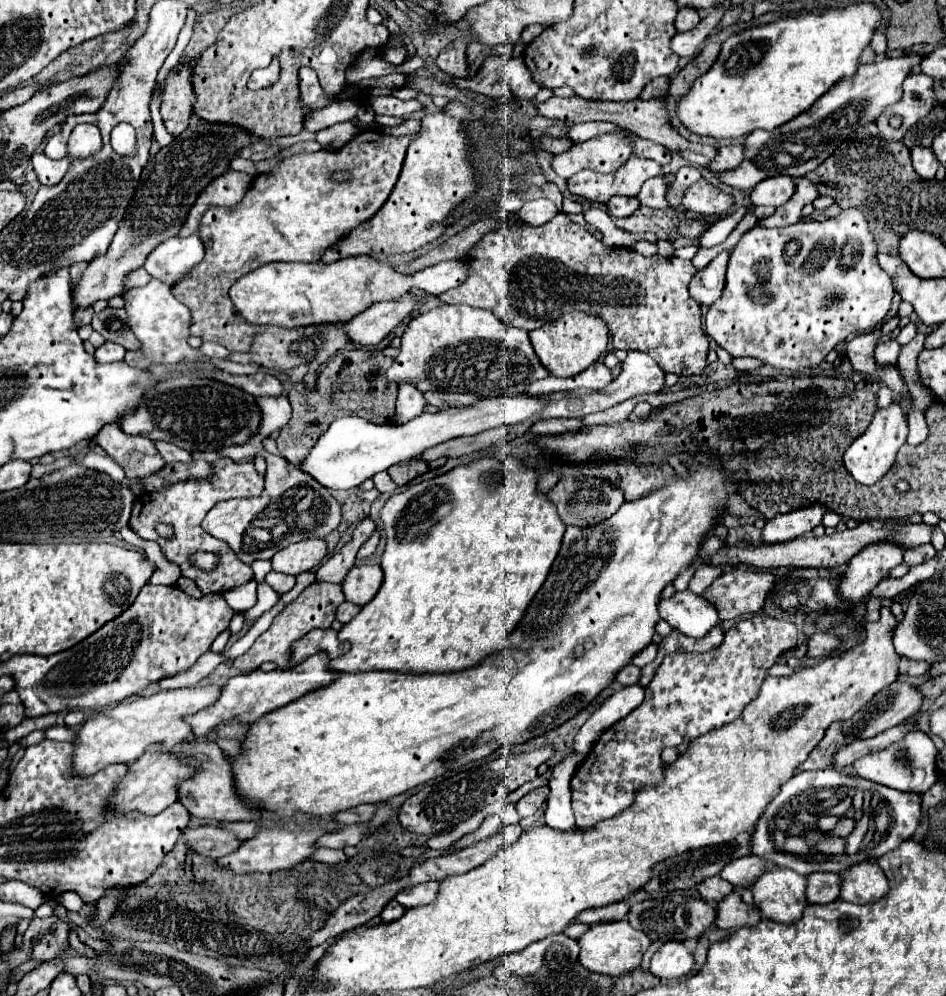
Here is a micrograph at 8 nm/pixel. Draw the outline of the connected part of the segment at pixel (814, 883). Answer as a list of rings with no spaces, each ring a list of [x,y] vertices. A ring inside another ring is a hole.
[[[812,873],[808,877],[808,887],[806,887],[806,899],[810,903],[830,903],[840,897],[840,875],[838,873]]]

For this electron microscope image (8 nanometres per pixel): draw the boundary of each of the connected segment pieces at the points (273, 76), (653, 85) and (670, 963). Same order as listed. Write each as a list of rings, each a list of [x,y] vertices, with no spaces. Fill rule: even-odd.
[[[260,69],[254,71],[250,77],[250,89],[260,89],[260,87],[270,87],[278,81],[280,69]]]
[[[656,77],[654,81],[650,81],[646,85],[646,89],[642,91],[642,99],[648,101],[648,99],[658,99],[658,97],[664,97],[666,89],[668,89],[668,77]]]
[[[668,941],[654,955],[650,963],[650,971],[660,979],[682,979],[694,967],[692,953],[684,947],[684,943]]]

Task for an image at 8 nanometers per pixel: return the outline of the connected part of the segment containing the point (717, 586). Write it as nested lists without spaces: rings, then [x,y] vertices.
[[[726,569],[704,593],[718,609],[722,621],[746,613],[758,613],[776,585],[776,575],[768,571]]]

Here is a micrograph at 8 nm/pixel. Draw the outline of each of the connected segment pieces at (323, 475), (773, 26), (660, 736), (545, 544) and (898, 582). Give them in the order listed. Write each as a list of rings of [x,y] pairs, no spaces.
[[[490,397],[482,399],[468,407],[442,409],[438,413],[422,413],[406,425],[374,425],[362,417],[342,417],[336,419],[330,429],[318,439],[314,449],[308,453],[302,471],[312,475],[328,489],[350,489],[358,487],[364,479],[376,475],[378,471],[386,471],[388,467],[408,461],[410,457],[418,457],[424,449],[444,443],[452,437],[474,435],[492,427],[520,423],[540,411],[544,405],[542,397]]]
[[[852,1],[846,7],[830,7],[824,15],[776,19],[766,25],[744,29],[722,43],[720,55],[712,69],[696,77],[688,93],[678,101],[676,115],[690,133],[712,139],[738,139],[756,129],[772,131],[806,111],[838,79],[856,73],[860,51],[870,43],[880,19],[880,9],[876,9],[872,3]]]
[[[750,615],[736,621],[724,635],[724,641],[708,653],[674,653],[666,655],[662,665],[656,669],[654,679],[646,687],[646,697],[634,713],[628,713],[622,721],[614,723],[604,731],[598,743],[592,747],[590,755],[572,777],[572,811],[576,817],[576,827],[590,827],[600,819],[614,817],[632,803],[632,795],[640,785],[654,785],[662,781],[662,759],[660,753],[664,747],[678,747],[690,743],[692,739],[718,729],[740,717],[742,709],[758,695],[760,685],[766,677],[766,671],[778,661],[784,649],[794,649],[798,639],[796,625],[780,621],[768,615]]]
[[[480,457],[468,465],[458,465],[450,469],[448,473],[438,475],[434,479],[410,485],[406,491],[392,495],[384,503],[380,511],[380,519],[384,523],[384,533],[386,533],[386,547],[380,561],[380,567],[384,571],[384,583],[380,591],[376,593],[376,597],[368,605],[364,605],[362,611],[350,623],[346,623],[340,629],[338,637],[350,641],[352,647],[342,657],[332,659],[330,669],[342,671],[342,673],[358,673],[358,671],[370,671],[370,669],[382,669],[382,671],[392,669],[392,671],[412,671],[412,673],[450,673],[450,671],[462,671],[462,669],[474,667],[480,663],[482,657],[502,651],[502,645],[506,645],[508,633],[522,619],[528,603],[546,581],[546,575],[558,555],[564,529],[566,529],[566,525],[558,517],[554,503],[548,499],[548,495],[540,493],[538,489],[538,473],[530,467],[524,467],[514,457],[508,457],[502,465],[514,465],[514,469],[510,469],[510,473],[502,477],[502,481],[500,481],[500,461],[496,457]]]
[[[918,565],[916,567],[910,567],[910,571],[908,571],[908,575],[904,575],[902,579],[884,579],[874,591],[872,591],[872,595],[876,595],[876,597],[882,597],[882,599],[894,599],[894,597],[898,597],[900,593],[904,593],[904,591],[908,591],[912,585],[916,585],[918,583]]]

